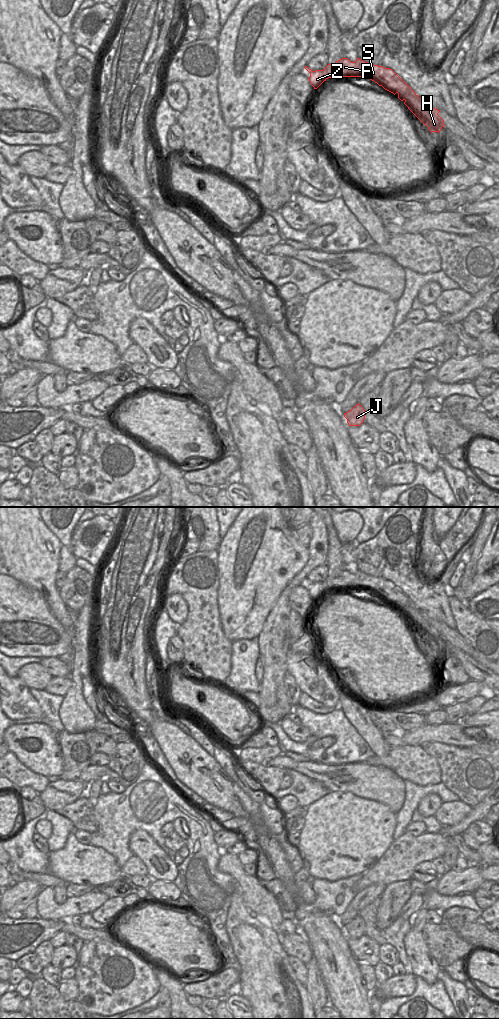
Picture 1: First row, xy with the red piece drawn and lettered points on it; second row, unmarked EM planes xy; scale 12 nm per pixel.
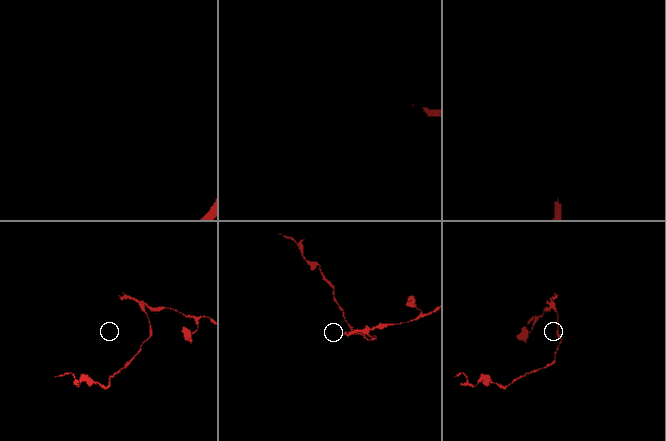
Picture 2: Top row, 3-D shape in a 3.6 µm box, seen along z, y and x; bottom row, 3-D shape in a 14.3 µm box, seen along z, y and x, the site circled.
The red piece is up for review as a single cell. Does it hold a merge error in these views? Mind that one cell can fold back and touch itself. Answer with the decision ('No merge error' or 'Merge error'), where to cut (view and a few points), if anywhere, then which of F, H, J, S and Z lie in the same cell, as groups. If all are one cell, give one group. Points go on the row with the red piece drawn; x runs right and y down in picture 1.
Merge error. Split along xy (415, 94), (403, 94), (398, 97). Groups: F S Z / H J

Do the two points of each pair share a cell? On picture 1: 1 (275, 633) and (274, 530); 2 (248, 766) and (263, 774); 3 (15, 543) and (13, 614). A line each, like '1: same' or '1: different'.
1: different
2: same
3: different

